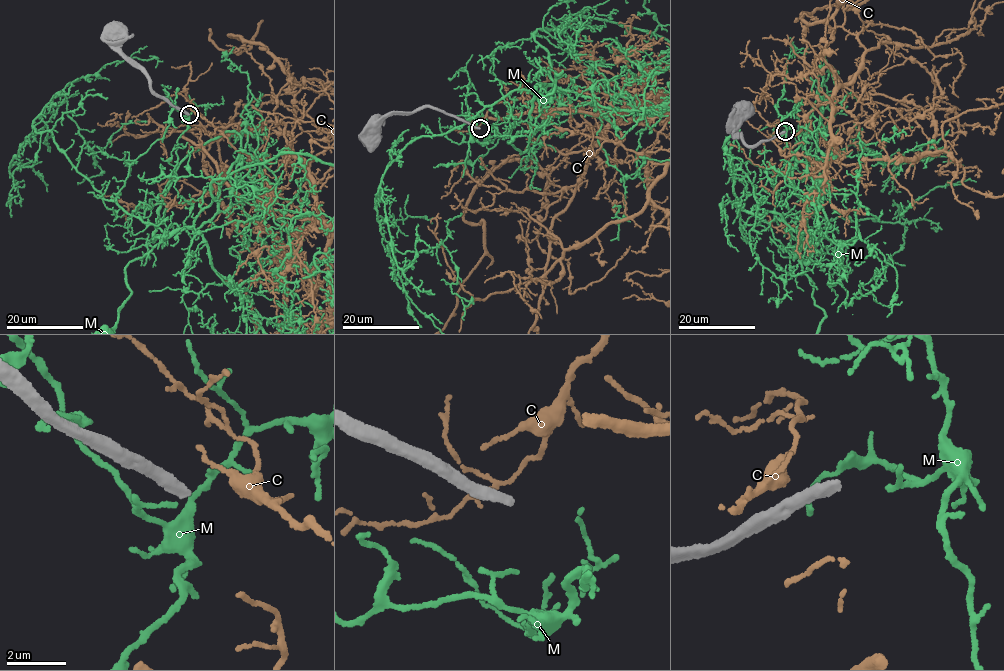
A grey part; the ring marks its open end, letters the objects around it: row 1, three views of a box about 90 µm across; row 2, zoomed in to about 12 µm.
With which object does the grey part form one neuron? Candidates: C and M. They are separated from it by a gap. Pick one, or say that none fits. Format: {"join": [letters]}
{"join": []}

